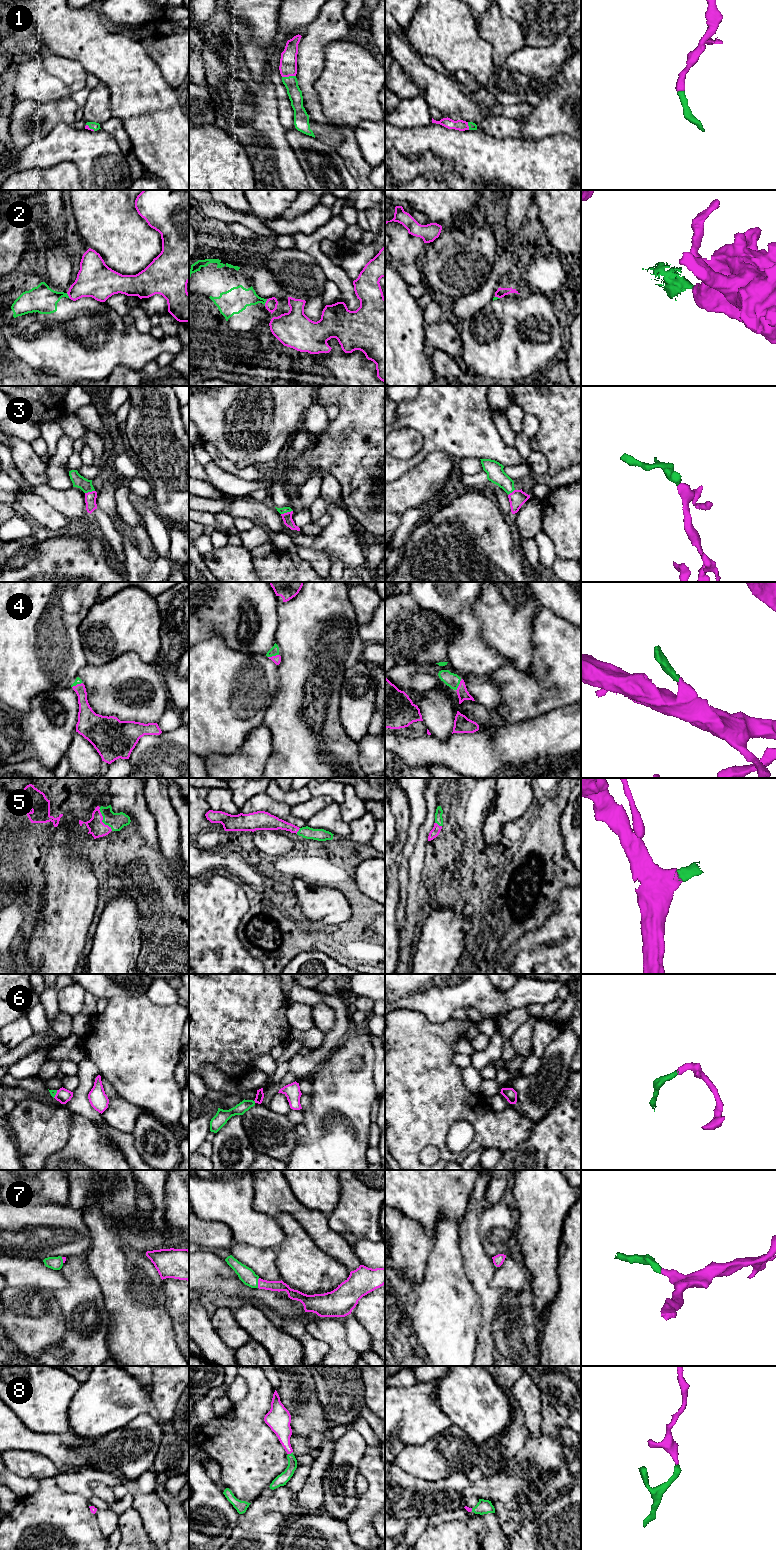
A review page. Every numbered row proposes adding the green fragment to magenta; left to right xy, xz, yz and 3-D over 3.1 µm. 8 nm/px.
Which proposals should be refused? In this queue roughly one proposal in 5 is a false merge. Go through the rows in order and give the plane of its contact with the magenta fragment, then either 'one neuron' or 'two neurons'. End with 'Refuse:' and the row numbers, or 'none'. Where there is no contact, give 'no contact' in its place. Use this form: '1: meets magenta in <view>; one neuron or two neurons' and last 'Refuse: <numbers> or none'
1: meets magenta in xz; one neuron
2: meets magenta in xz; two neurons
3: meets magenta in xz; one neuron
4: meets magenta in yz; one neuron
5: meets magenta in xy; one neuron
6: meets magenta in xz; one neuron
7: meets magenta in xz; one neuron
8: meets magenta in xz; one neuron
Refuse: 2

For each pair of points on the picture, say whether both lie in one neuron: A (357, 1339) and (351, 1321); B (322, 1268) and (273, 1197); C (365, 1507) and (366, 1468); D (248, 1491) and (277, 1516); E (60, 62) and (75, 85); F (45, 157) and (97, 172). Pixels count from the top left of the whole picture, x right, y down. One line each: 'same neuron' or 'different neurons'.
A: same neuron
B: different neurons
C: same neuron
D: different neurons
E: same neuron
F: same neuron

